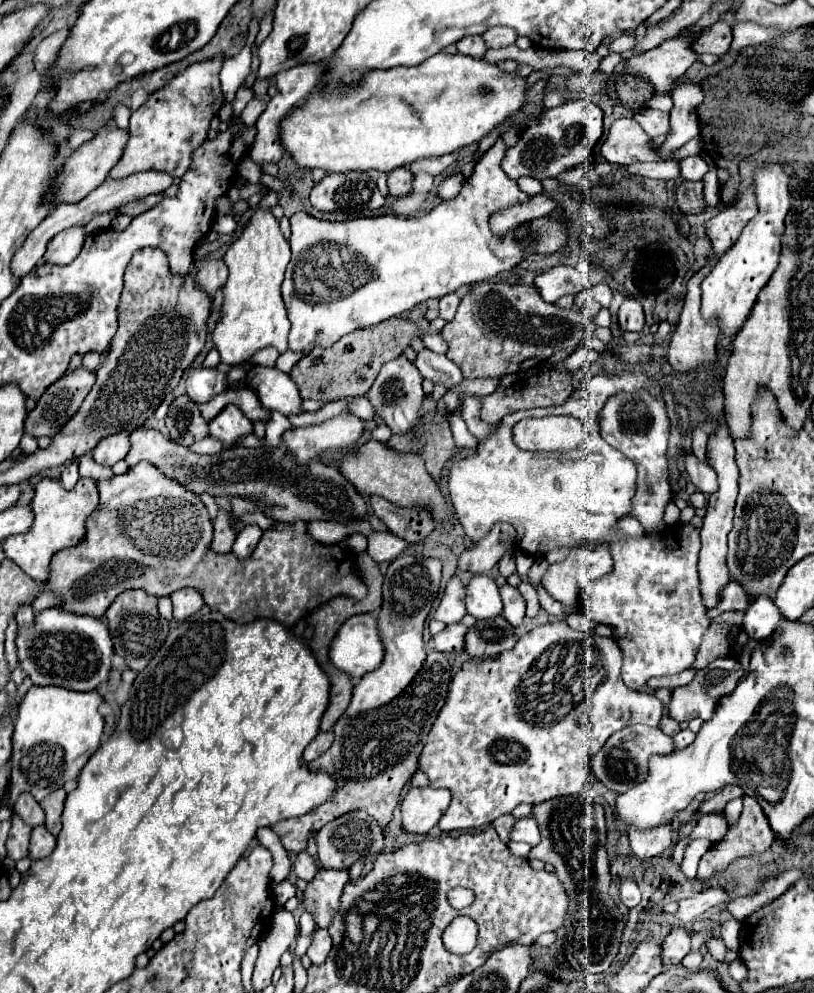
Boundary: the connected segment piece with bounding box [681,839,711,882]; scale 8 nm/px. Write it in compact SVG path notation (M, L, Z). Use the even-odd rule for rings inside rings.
M696 839L685 849L684 857L681 863L681 870L689 881L695 881L699 861L710 846L711 843L709 841L705 839Z

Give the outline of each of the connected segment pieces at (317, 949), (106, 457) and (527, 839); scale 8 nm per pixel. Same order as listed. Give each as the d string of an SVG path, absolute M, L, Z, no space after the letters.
M316 929L314 931L314 939L312 939L312 945L308 947L308 957L314 965L320 965L324 963L324 959L328 957L328 951L332 949L332 939L328 935L328 929Z
M116 433L116 435L108 435L102 439L102 443L98 443L92 449L92 459L104 467L112 467L116 461L124 459L126 453L130 449L128 443L128 435L126 433Z
M532 817L518 819L516 825L512 827L510 839L512 839L512 841L524 841L524 843L528 843L528 845L532 845L532 847L538 845L538 843L540 843L540 829L538 829L536 819L532 819Z

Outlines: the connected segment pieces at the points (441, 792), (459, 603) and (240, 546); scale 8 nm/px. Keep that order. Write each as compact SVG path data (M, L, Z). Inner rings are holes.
M410 787L402 799L402 827L408 833L428 833L444 815L450 803L448 789L434 787Z
M454 575L446 583L440 605L434 611L434 619L450 625L450 623L458 623L464 615L466 615L466 609L464 609L464 585L462 585L460 577Z
M246 525L246 527L238 533L238 537L236 537L234 547L232 547L232 553L234 553L240 561L248 559L248 557L252 555L252 551L256 549L256 543L260 541L260 537L262 537L262 529L260 529L258 525Z

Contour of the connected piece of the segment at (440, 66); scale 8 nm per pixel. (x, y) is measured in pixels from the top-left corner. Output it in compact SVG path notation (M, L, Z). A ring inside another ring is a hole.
M436 53L430 59L426 59L420 65L406 67L398 66L391 69L378 69L378 71L366 71L364 77L356 83L356 85L344 85L340 87L340 103L328 103L328 87L312 93L304 105L296 107L290 115L286 115L280 121L280 143L284 147L286 153L290 153L290 157L294 159L294 163L302 169L324 169L326 173L346 173L346 171L384 171L390 173L392 169L410 165L414 161L420 159L430 159L430 157L440 157L440 155L448 155L454 153L474 141L480 141L482 137L486 137L494 127L498 127L500 123L504 123L514 111L518 111L524 103L524 93L526 93L526 81L516 77L516 73L504 73L498 65L488 63L486 59L472 59L466 57L462 53L456 55L448 55L448 53Z

